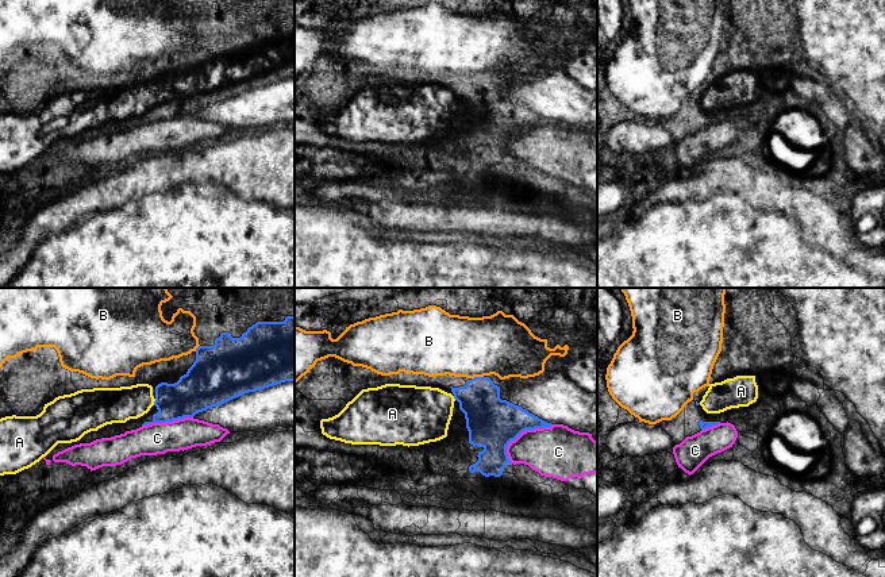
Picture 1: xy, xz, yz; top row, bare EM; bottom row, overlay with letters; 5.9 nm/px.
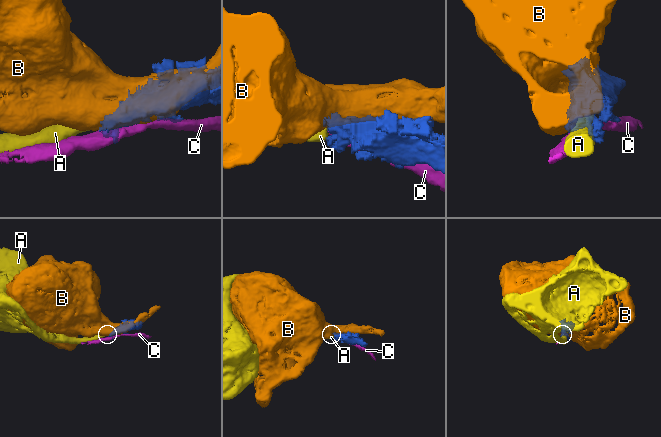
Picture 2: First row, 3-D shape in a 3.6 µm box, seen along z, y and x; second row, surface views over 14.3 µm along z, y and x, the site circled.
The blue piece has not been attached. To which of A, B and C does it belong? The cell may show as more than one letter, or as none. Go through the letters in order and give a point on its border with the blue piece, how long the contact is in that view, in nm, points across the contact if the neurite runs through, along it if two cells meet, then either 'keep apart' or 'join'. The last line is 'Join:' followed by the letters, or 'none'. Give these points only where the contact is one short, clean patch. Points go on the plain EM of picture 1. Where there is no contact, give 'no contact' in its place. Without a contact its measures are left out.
A: meets blue in xy at (154, 99); contact 40 nm long; runs through xy (195, 89), (174, 99), (154, 99), (112, 102); join
B: meets blue in xz at (477, 74); contact 70 nm long; keep apart
C: meets blue in xz at (520, 130); contact 340 nm long; keep apart
Join: A

